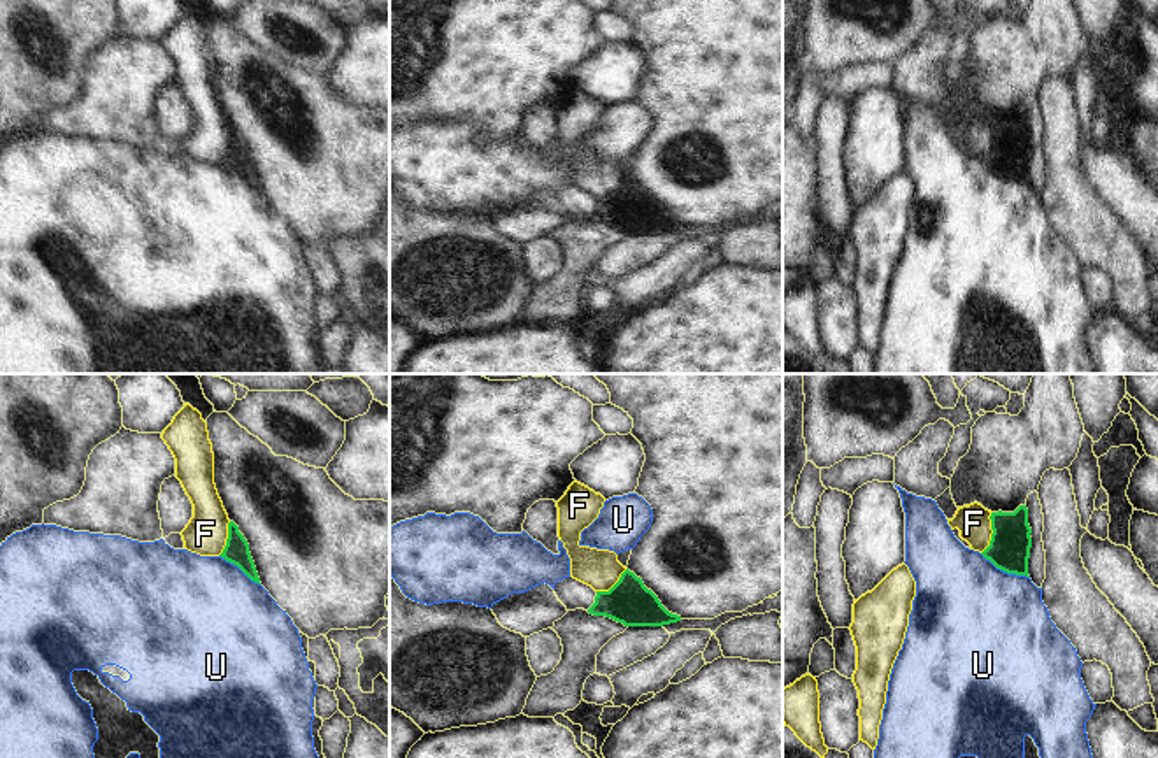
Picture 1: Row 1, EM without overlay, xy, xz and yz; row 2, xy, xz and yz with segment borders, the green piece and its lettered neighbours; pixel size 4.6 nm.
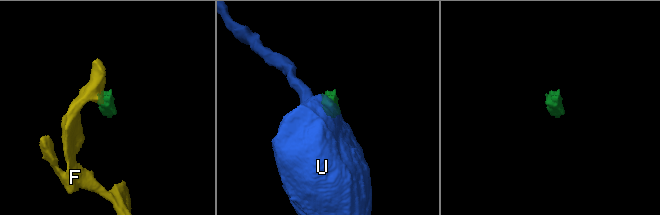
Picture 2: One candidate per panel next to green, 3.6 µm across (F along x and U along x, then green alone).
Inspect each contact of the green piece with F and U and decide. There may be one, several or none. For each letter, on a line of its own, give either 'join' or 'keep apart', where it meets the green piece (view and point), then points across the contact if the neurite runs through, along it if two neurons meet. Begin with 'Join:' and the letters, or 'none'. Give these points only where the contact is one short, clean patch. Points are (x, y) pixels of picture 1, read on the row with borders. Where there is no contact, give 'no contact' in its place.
Join: none
F: keep apart; meets green in yz at (992, 534); border along yz (992, 513), (992, 539), (981, 553)
U: keep apart; meets green in yz at (1004, 571); border along yz (979, 553), (997, 567), (1029, 578)

